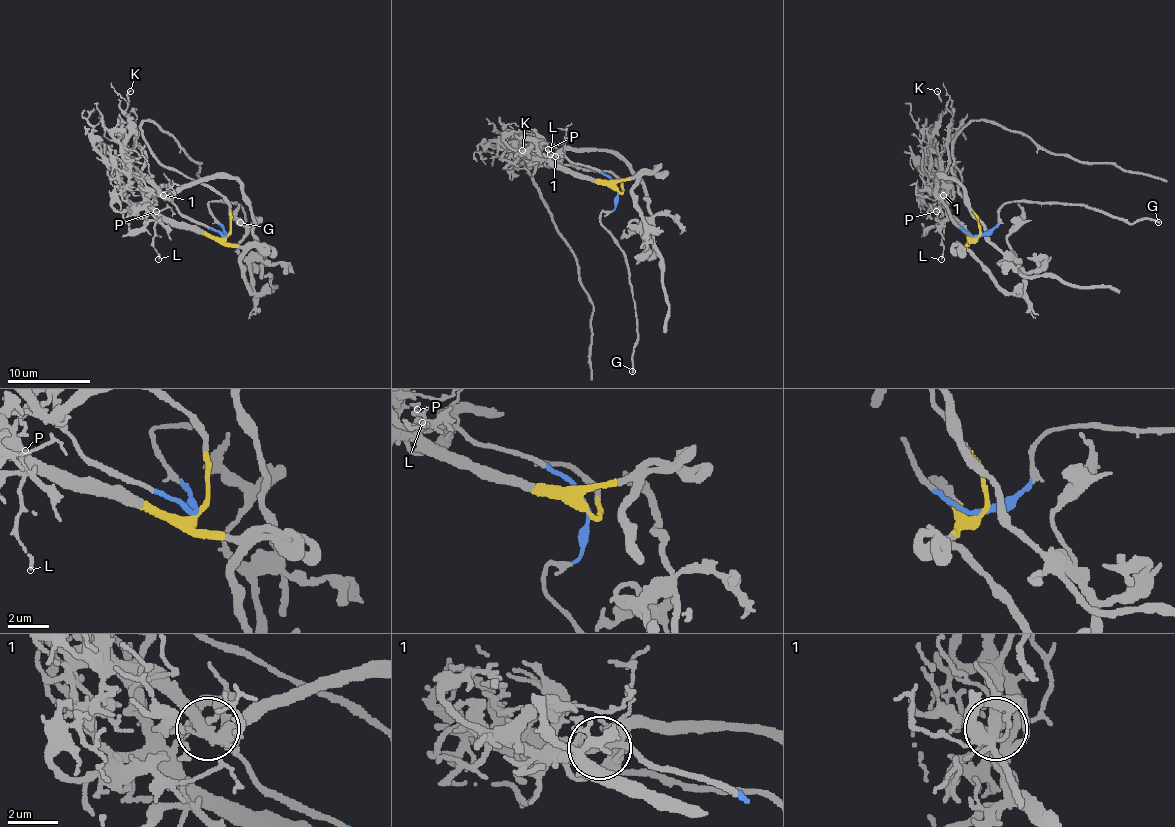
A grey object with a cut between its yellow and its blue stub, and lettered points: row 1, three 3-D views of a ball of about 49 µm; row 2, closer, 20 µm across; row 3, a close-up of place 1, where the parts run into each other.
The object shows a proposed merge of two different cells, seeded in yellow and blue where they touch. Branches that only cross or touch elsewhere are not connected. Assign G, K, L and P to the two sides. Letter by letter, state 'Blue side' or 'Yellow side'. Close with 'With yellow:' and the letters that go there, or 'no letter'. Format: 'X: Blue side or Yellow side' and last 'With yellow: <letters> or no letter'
G: Blue side
K: Blue side
L: Yellow side
P: Yellow side
With yellow: L, P

